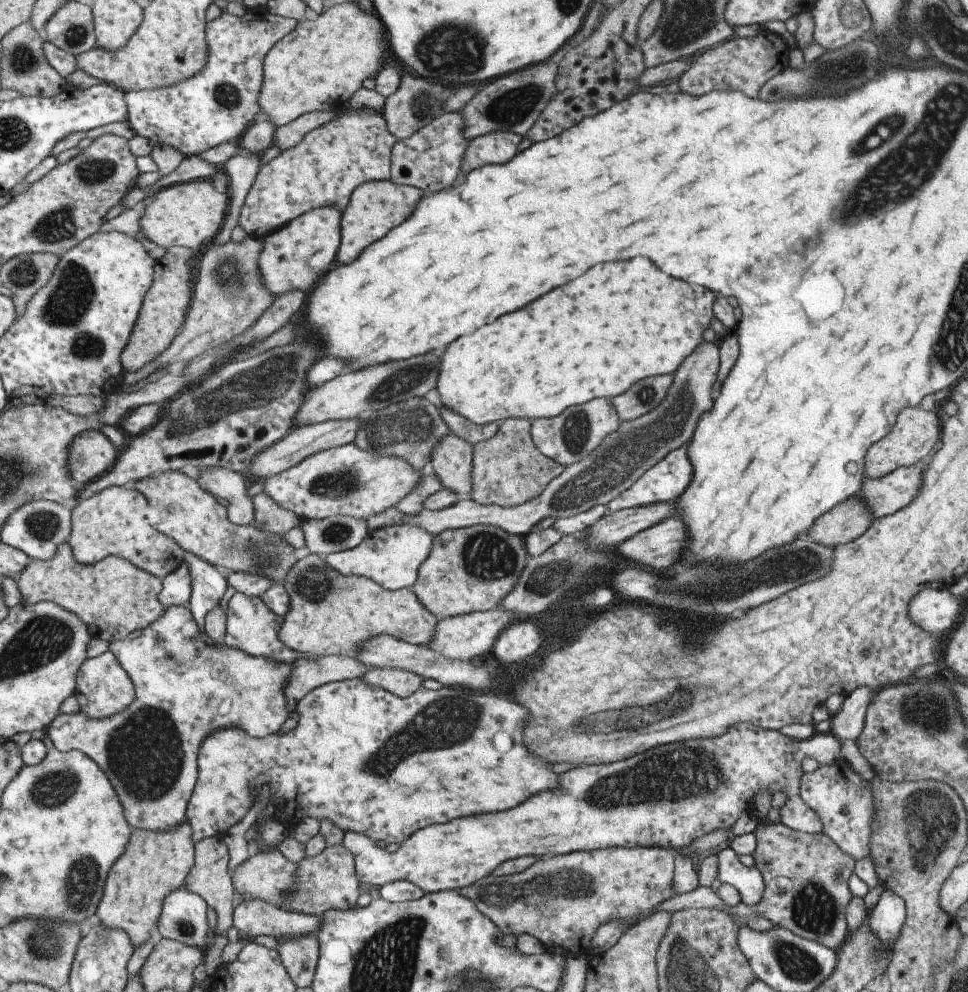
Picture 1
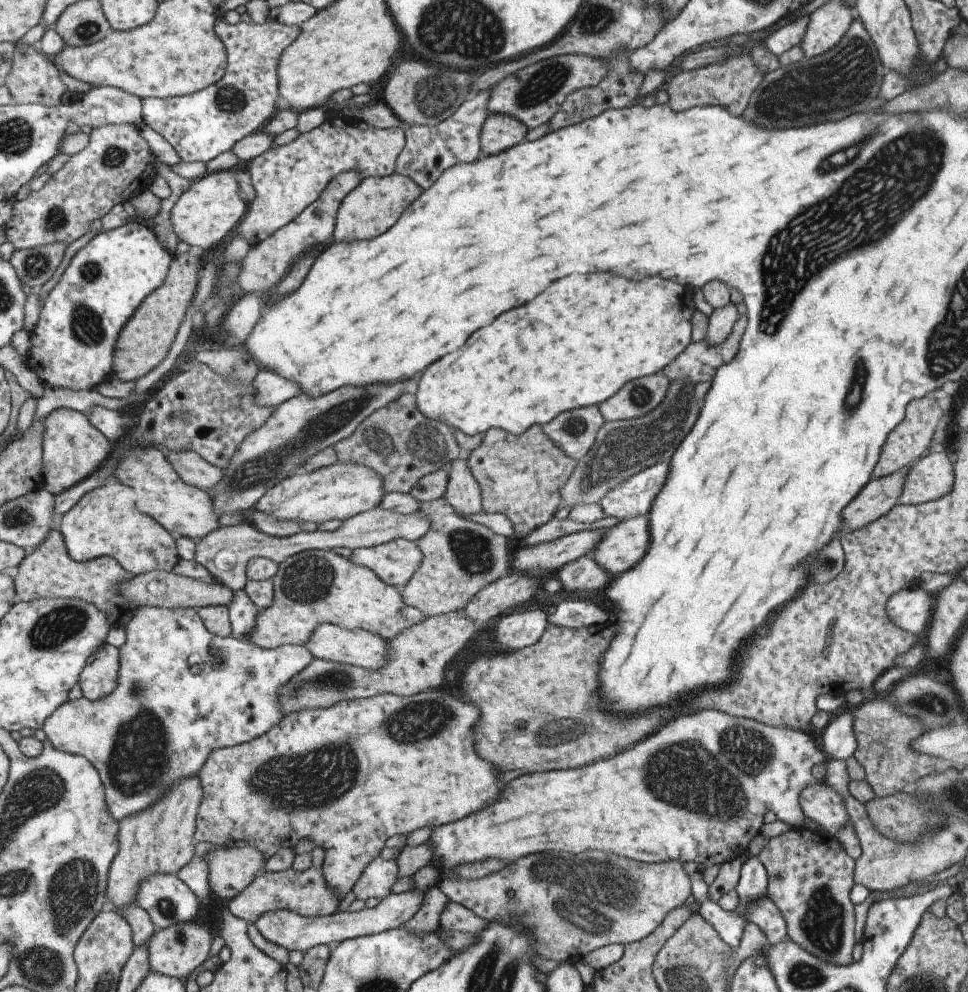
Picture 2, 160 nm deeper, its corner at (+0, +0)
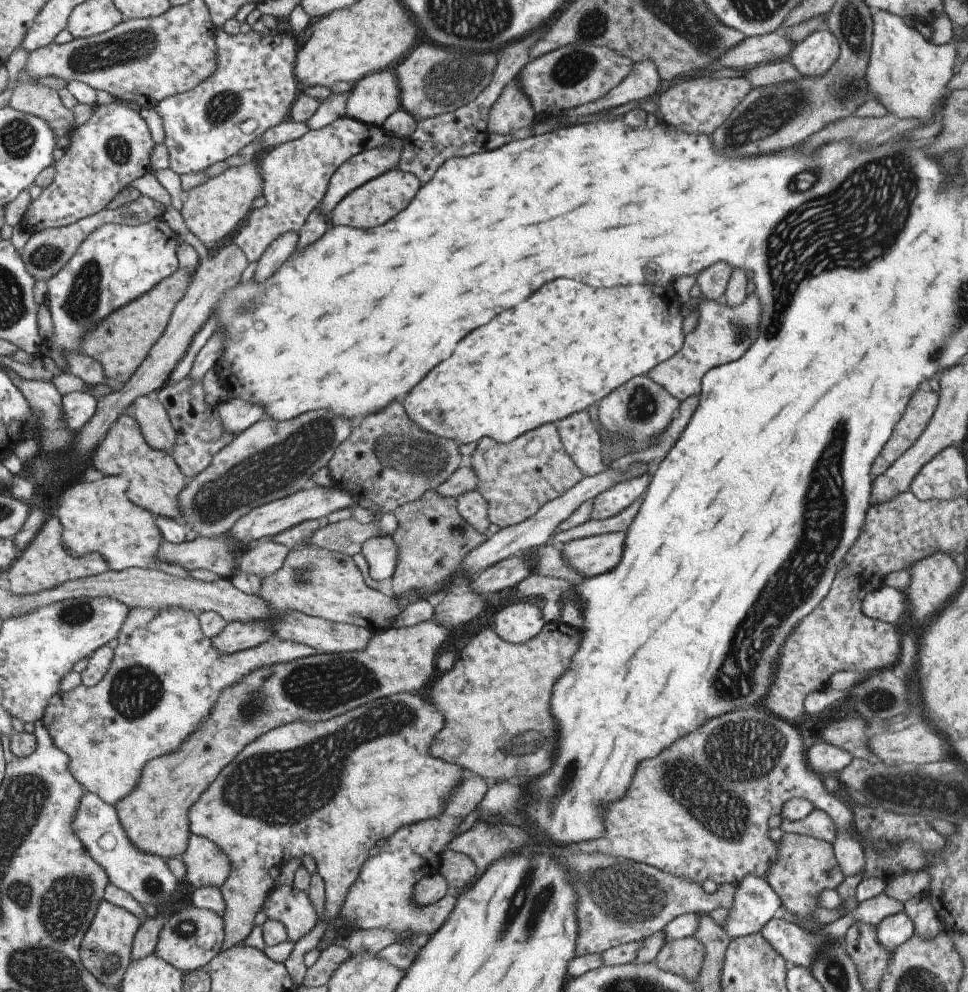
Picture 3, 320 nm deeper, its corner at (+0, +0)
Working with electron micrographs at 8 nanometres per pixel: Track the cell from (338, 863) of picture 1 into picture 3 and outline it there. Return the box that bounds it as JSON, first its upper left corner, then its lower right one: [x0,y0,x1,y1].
[264,885,316,942]

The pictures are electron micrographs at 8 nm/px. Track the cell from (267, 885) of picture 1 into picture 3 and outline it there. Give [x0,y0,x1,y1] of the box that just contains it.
[179,833,230,888]

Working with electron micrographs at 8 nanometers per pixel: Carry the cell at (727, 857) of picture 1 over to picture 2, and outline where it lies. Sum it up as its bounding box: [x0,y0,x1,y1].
[748,898,789,945]

